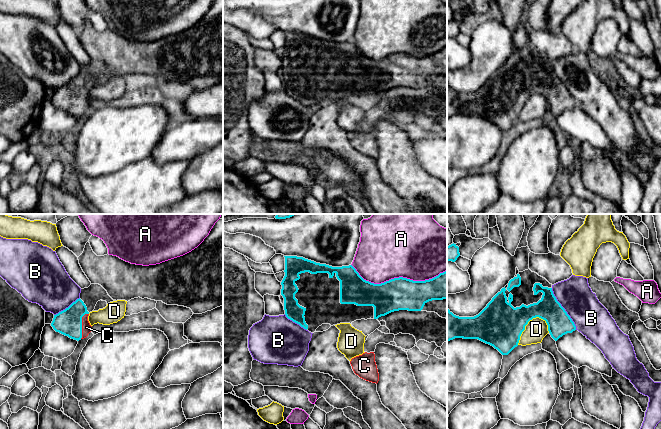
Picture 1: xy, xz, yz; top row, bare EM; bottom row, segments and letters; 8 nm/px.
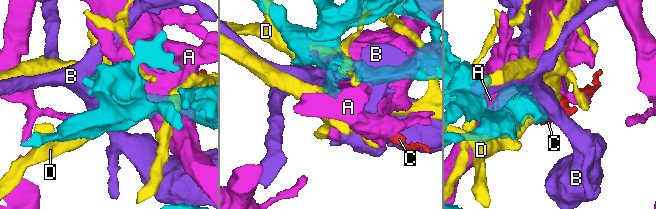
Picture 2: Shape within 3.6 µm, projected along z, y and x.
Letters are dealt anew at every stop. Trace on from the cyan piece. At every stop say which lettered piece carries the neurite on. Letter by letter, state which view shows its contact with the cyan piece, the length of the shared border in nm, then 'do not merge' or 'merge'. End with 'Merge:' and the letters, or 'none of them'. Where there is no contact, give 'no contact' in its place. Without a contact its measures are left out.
A: meets cyan in xz; contact 750 nm long; do not merge
B: meets cyan in yz; contact 400 nm long; do not merge
C: meets cyan in xy; contact 220 nm long; merge
D: meets cyan in yz; contact 300 nm long; do not merge
Merge: C

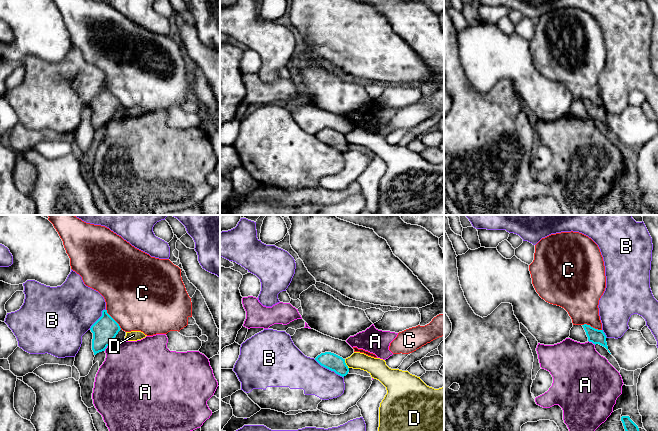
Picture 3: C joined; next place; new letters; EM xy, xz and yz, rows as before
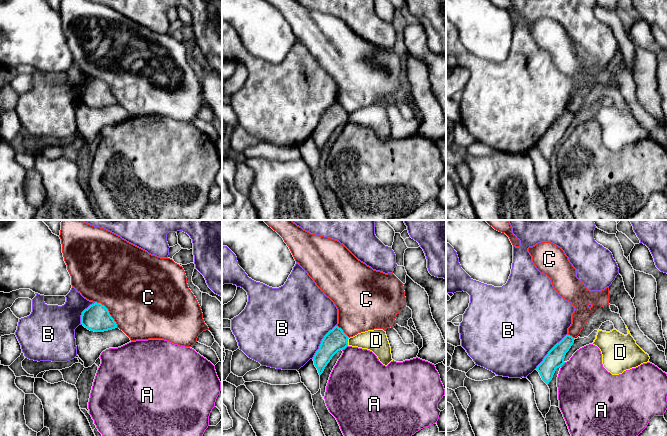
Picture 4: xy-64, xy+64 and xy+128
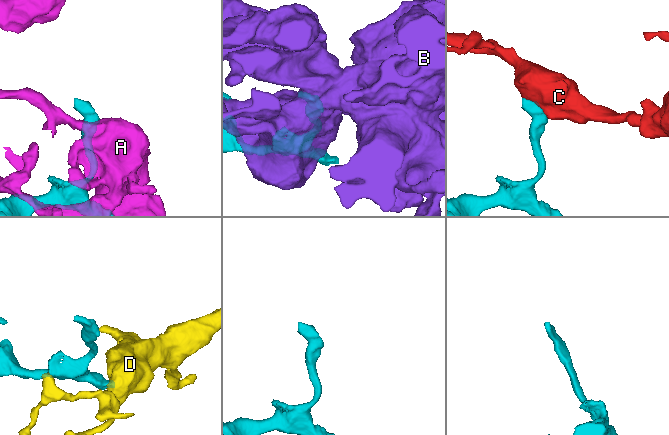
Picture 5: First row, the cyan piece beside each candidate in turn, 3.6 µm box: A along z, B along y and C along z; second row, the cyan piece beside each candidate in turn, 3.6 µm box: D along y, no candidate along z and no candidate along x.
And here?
A: meets cyan in xy; contact 100 nm long; do not merge
B: meets cyan in xz; contact 280 nm long; do not merge
C: meets cyan in xy; contact 200 nm long; do not merge
D: meets cyan in xz; contact 90 nm long; do not merge
Merge: none of them

